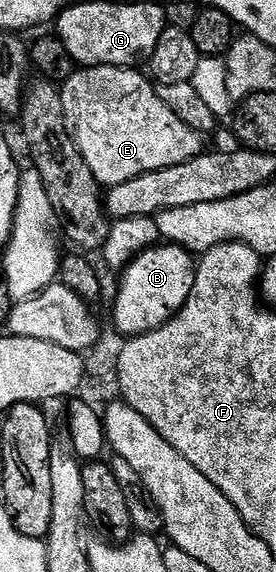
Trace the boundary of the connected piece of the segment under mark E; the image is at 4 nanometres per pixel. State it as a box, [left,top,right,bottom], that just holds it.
[61,66,205,188]

